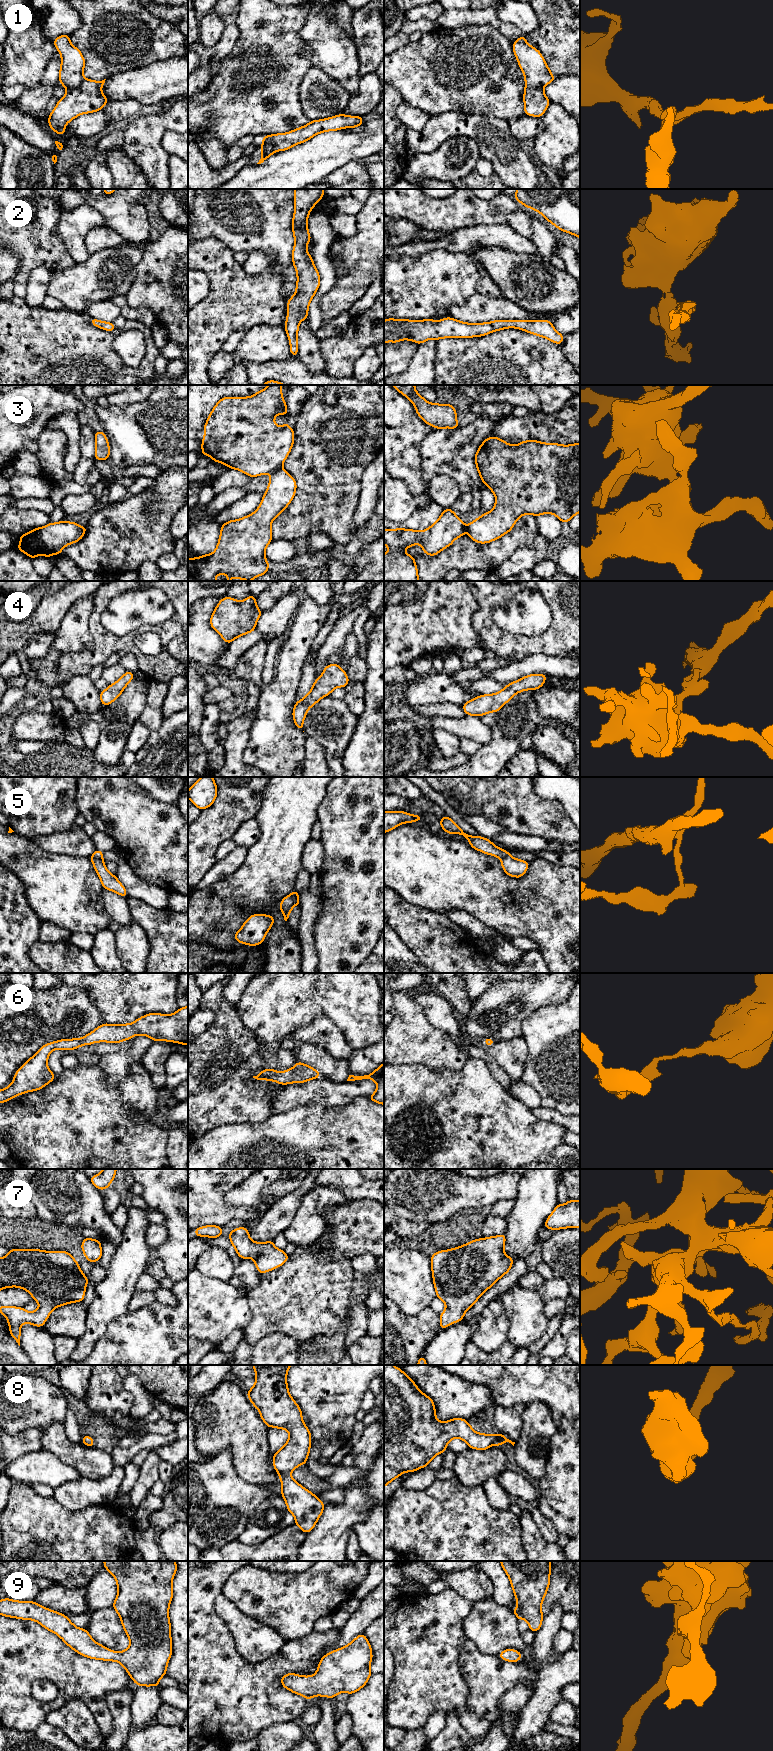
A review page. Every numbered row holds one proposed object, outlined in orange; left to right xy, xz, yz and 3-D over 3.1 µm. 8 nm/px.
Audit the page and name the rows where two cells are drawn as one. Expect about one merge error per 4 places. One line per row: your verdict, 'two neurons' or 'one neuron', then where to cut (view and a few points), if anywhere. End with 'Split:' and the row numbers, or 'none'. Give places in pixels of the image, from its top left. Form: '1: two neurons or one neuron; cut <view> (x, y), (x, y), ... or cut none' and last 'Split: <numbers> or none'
1: two neurons; cut xy (84, 78), (77, 86), (67, 89)
2: one neuron; cut none
3: two neurons; cut xz (281, 467), (272, 473)
4: one neuron; cut none
5: two neurons; cut xy (92, 855), (102, 859)
6: one neuron; cut none
7: one neuron; cut none
8: one neuron; cut none
9: one neuron; cut none
Split: 1, 3, 5

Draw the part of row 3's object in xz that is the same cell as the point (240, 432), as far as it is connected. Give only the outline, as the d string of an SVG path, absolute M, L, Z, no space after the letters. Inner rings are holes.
M268 385L250 397L223 397L217 402L204 425L204 439L200 454L210 456L213 461L222 463L230 469L237 469L251 478L270 474L282 468L294 443L294 430L286 422L277 426L274 418L278 414L288 416L285 399L282 398L282 385Z

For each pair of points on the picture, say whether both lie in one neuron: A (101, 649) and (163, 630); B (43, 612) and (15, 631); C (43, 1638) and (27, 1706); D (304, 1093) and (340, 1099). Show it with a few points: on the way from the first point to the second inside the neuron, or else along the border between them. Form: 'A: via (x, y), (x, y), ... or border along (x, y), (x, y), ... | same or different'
A: via (116, 644), (122, 644), (138, 630), (148, 629) | same
B: via (37, 619), (25, 631), (22, 631) | same
C: via (26, 1655), (24, 1657), (24, 1689) | same
D: via (313, 1093), (328, 1093), (331, 1095) | same

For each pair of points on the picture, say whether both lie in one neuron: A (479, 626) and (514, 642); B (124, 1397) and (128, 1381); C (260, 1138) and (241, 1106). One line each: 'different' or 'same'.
A: same
B: different
C: different

